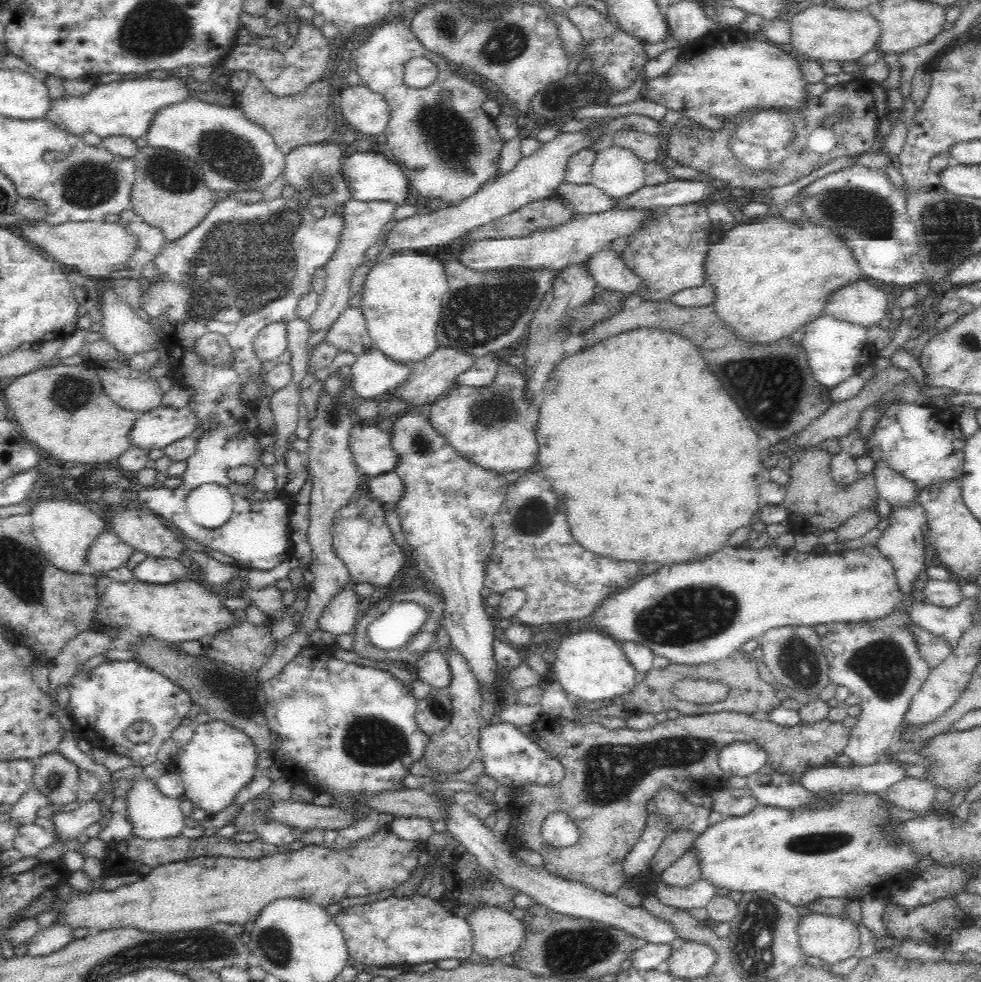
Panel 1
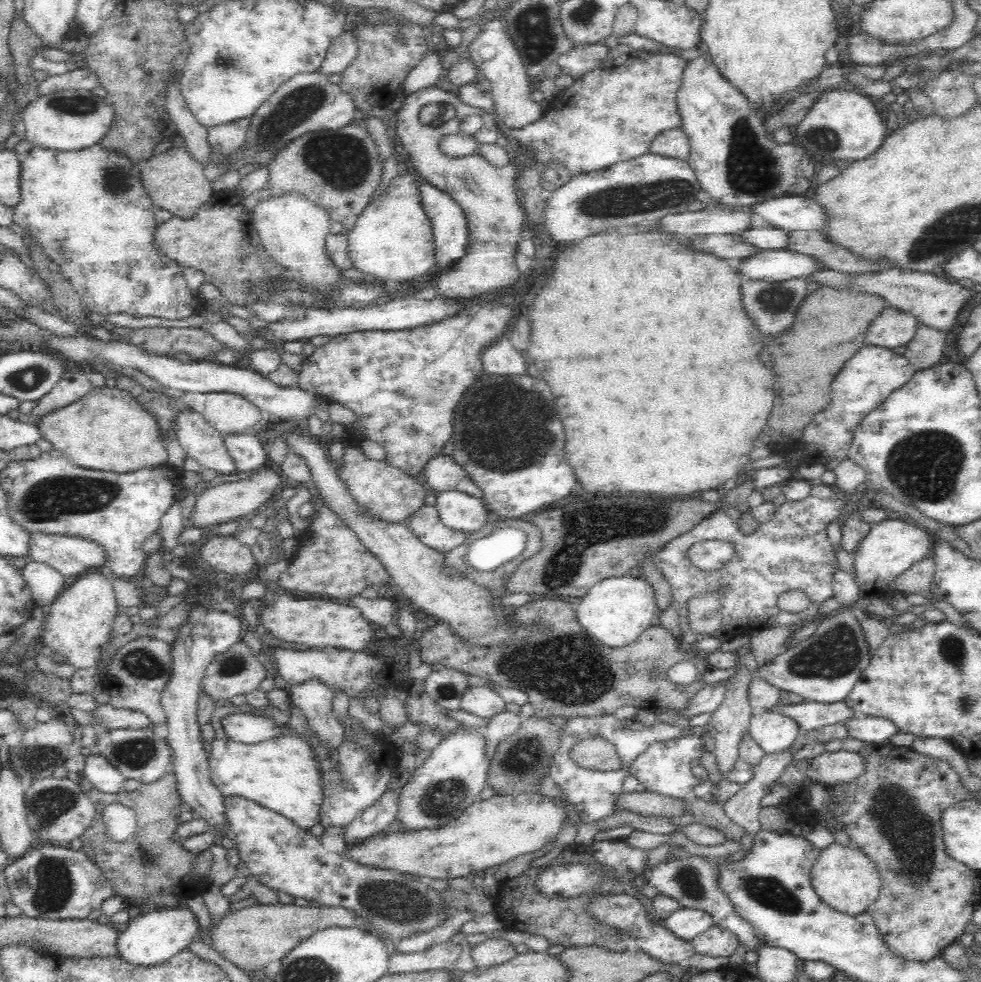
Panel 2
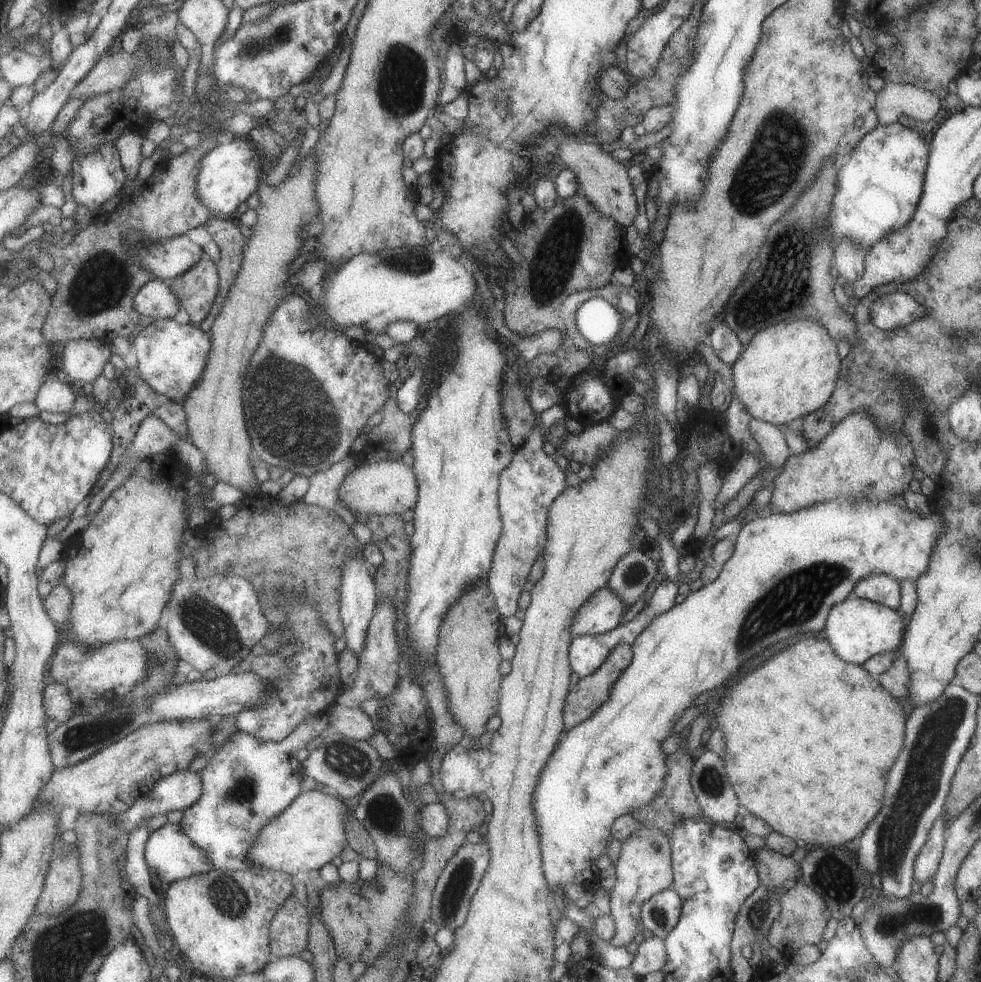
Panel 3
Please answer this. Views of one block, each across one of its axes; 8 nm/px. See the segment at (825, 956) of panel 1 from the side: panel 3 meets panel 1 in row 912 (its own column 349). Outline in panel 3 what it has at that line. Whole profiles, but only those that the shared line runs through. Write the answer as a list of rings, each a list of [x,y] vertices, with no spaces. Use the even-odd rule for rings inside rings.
[[[319,790],[302,792],[282,815],[263,827],[262,834],[254,841],[250,857],[257,867],[289,873],[293,878],[296,872],[320,870],[331,860],[335,860],[345,850],[345,846],[350,844],[346,827],[350,812],[353,812],[353,807],[347,806],[336,793],[325,794]]]

